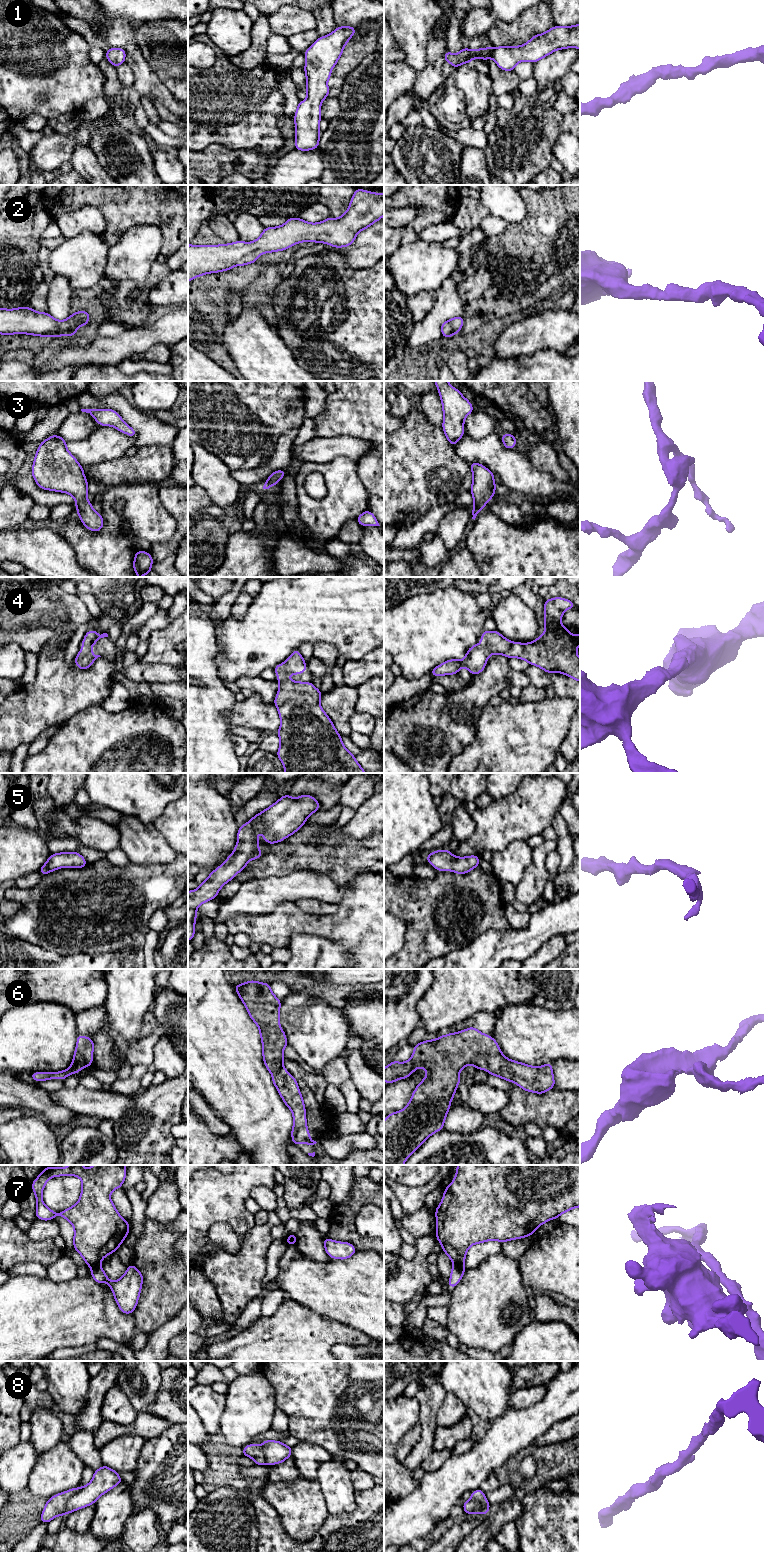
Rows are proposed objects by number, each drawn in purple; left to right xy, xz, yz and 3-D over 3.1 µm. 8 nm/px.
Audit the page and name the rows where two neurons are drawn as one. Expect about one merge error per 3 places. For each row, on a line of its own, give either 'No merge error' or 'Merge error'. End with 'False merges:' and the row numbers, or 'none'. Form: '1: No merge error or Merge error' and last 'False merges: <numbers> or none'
1: No merge error
2: No merge error
3: No merge error
4: No merge error
5: No merge error
6: No merge error
7: Merge error
8: Merge error
False merges: 7, 8

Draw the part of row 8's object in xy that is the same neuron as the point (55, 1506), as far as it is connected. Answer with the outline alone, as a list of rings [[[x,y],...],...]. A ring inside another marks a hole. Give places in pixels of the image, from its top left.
[[[72,1488],[48,1499],[42,1511],[39,1522],[48,1524],[53,1518],[57,1516],[64,1516],[66,1513],[66,1503],[68,1499],[73,1496],[78,1491],[78,1489],[79,1488]]]

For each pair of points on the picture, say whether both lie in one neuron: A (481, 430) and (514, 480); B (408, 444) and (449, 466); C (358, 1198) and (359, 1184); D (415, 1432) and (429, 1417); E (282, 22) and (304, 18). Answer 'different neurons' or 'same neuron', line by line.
A: different neurons
B: same neuron
C: same neuron
D: different neurons
E: same neuron

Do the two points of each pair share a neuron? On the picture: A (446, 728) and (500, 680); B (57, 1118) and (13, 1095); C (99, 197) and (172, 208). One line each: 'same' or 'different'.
A: same
B: same
C: same

